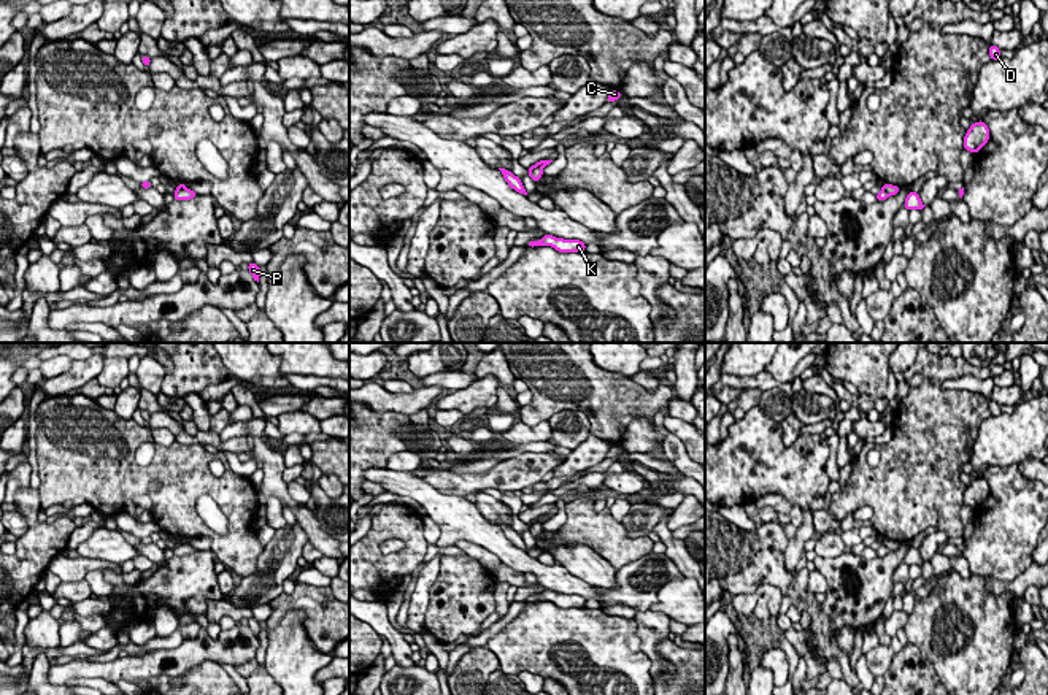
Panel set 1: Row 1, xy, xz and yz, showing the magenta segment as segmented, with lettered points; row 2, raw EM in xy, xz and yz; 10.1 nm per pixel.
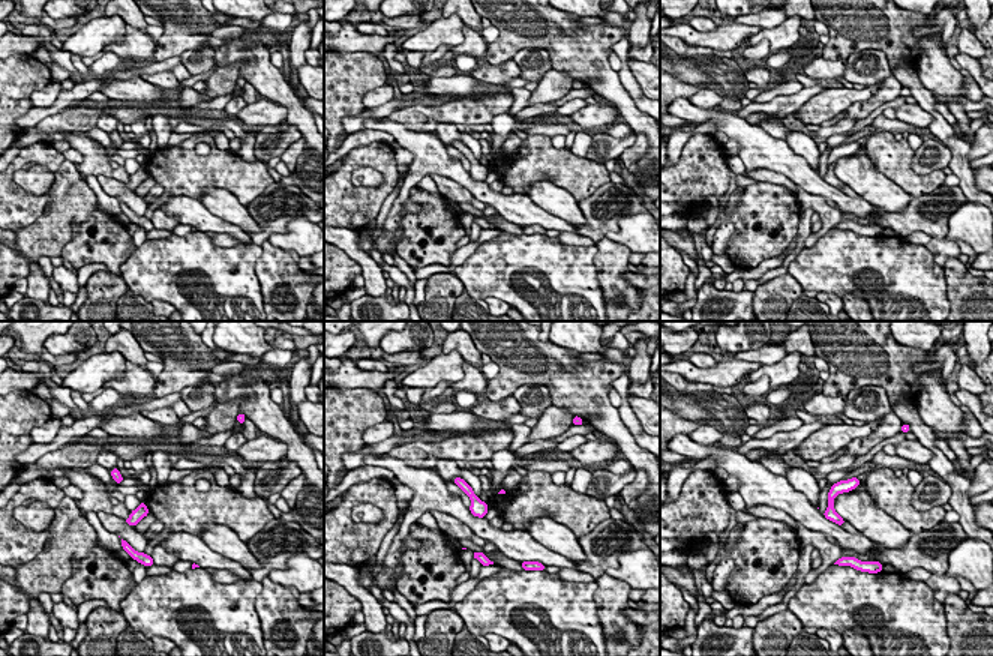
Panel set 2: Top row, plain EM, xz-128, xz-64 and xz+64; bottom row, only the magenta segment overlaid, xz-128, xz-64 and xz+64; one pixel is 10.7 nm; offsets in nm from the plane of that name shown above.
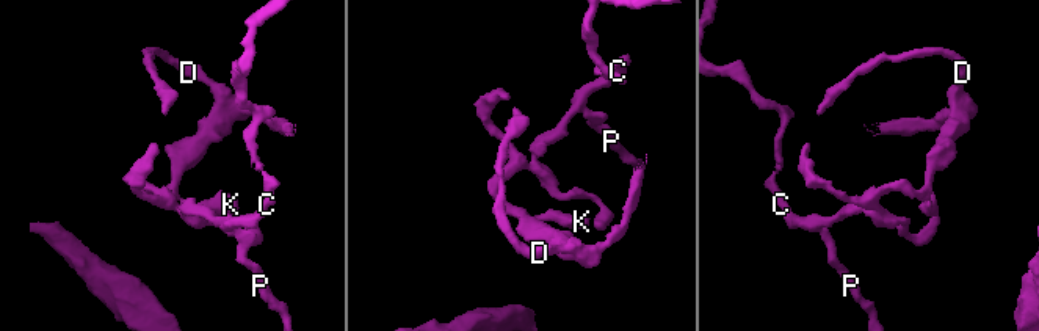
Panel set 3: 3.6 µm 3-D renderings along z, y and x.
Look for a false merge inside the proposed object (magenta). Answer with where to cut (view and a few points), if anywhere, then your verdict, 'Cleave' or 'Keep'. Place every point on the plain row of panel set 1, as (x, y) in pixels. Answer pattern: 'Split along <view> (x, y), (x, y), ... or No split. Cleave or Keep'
Split along xz (542, 522), (534, 522), (529, 530). Cleave

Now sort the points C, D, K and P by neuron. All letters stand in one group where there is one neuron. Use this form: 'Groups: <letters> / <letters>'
Groups: C P / D K

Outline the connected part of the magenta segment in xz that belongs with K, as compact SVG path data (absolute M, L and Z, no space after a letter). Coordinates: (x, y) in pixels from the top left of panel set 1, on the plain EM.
M543 590L540 597L529 597L527 601L551 601L559 608L584 608L586 605L586 598L580 595L564 595L553 590Z

